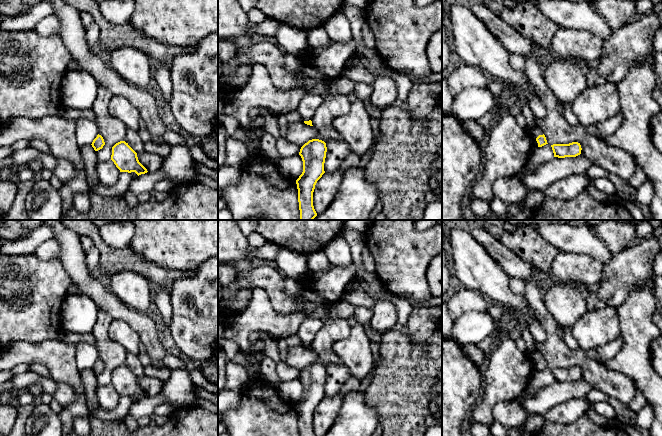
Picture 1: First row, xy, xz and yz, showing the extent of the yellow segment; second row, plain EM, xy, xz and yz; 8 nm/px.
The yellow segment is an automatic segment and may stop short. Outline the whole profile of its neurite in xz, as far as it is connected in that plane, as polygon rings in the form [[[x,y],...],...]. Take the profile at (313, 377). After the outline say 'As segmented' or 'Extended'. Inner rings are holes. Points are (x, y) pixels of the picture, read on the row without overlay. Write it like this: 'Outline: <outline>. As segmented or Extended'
Outline: [[[312,363],[299,376],[303,385],[303,396],[296,404],[300,436],[316,436],[313,430],[313,416],[317,405],[325,397],[326,367]]]. As segmented

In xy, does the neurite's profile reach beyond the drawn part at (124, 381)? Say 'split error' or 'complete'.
complete

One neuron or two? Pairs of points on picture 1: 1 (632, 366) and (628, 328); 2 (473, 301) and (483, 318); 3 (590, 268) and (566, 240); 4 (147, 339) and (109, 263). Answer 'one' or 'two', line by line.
1: one
2: two
3: two
4: two

